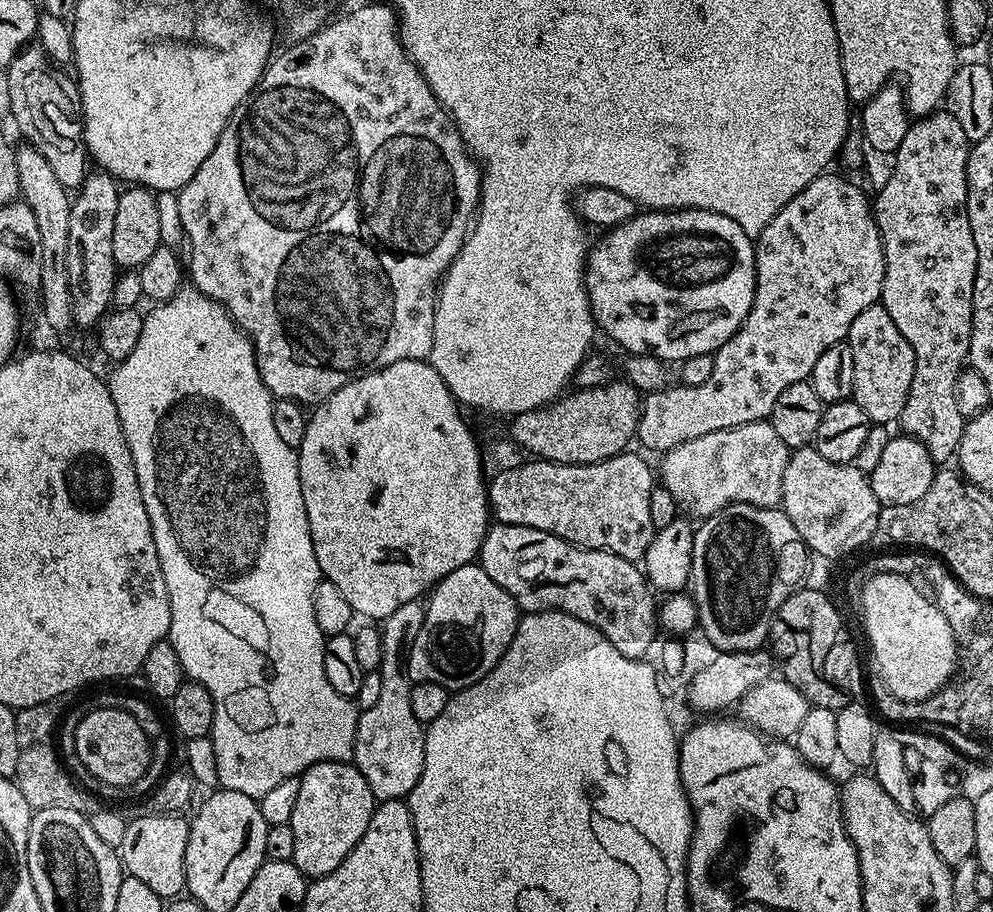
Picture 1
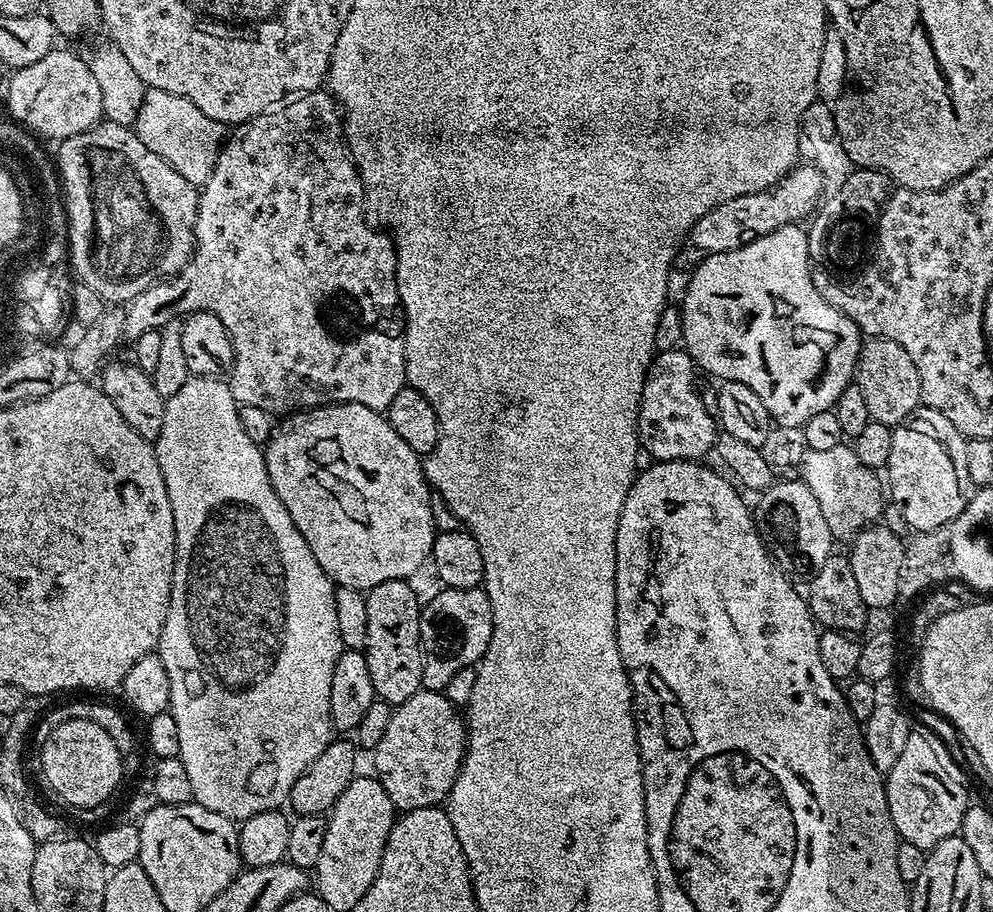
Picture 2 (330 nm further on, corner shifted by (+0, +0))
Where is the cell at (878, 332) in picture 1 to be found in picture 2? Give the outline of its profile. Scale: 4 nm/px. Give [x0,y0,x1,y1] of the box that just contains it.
[854,338,920,424]

